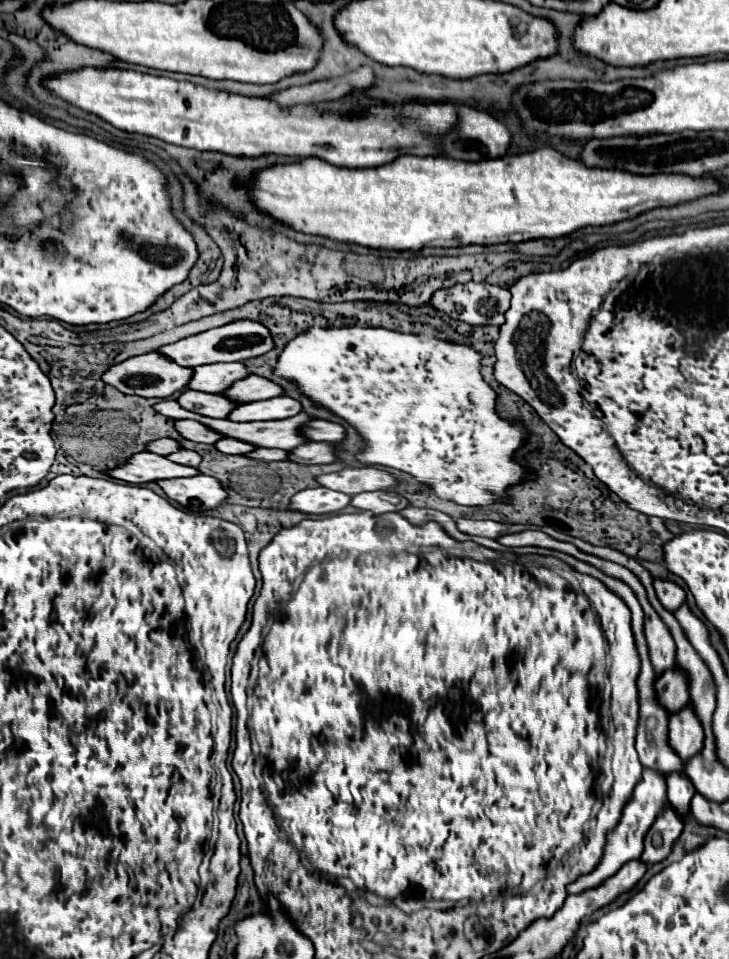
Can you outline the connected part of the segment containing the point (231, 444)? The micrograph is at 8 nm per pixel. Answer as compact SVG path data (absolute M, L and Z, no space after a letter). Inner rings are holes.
M221 437L215 443L215 447L217 447L217 451L221 451L225 455L245 455L245 453L249 453L249 451L255 449L255 447L249 447L245 443L237 443L235 439L225 439L225 437Z

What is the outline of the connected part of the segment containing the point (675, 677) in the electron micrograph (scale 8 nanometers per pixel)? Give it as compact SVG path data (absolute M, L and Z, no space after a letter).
M669 669L655 679L655 693L667 713L677 713L689 703L689 685L681 679L681 671L677 669Z

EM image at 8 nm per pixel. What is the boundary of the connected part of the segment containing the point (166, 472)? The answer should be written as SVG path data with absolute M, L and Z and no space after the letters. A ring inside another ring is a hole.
M141 451L141 453L131 455L125 465L107 469L105 475L111 479L139 485L139 483L149 483L149 481L159 481L159 479L193 477L193 475L199 475L199 471L193 467L181 467L177 463L171 463L167 457Z

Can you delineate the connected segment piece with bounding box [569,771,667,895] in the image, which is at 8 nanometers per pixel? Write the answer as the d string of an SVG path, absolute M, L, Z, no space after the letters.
M643 771L641 783L637 783L631 799L623 807L623 815L619 819L619 825L613 831L609 831L609 835L607 835L605 855L603 855L601 863L595 867L595 871L591 871L589 875L581 875L581 879L577 879L577 881L573 881L569 885L571 895L577 895L577 893L583 893L587 889L593 889L593 887L601 885L605 879L615 875L627 861L641 857L641 853L643 853L643 837L649 831L649 827L653 825L653 821L657 819L657 815L661 813L661 809L665 805L665 797L667 797L665 777L663 775L653 775L653 771Z

